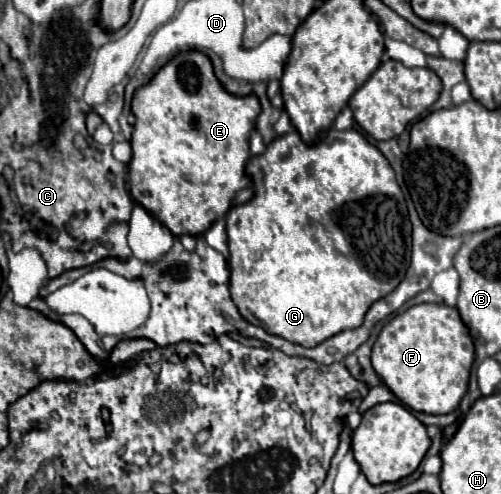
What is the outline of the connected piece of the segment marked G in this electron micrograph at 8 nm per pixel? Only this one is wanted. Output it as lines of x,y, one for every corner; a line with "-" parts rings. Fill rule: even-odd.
329,129
325,141
319,145
313,145
313,147
305,145
297,131
289,131
285,135
275,137
261,155
253,157
247,165
247,173
253,177
255,195
251,201
233,207
227,213
229,291
231,291
231,299
233,299
235,307
239,309
241,317
253,325
263,327
271,335
279,335
279,337
283,337
291,343
299,343
303,347
315,347
345,329
359,327
363,323
367,309
375,301
389,295
403,281
405,271
411,261
411,221
409,221
409,213
407,213
407,203
405,203
405,195
395,179
395,171
391,169
385,155
355,129
347,129
347,131
-
261,157
267,159
267,163
269,163
267,167
259,167

